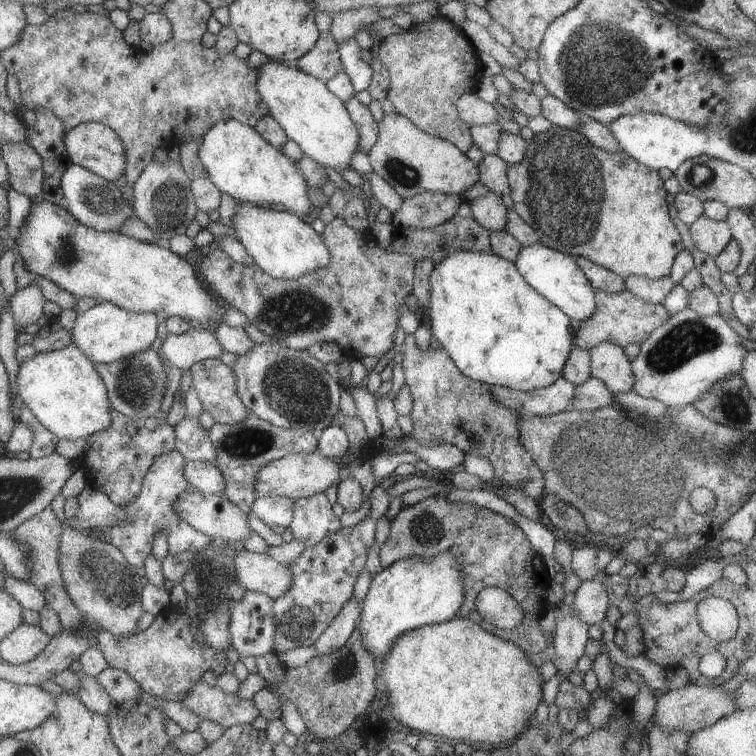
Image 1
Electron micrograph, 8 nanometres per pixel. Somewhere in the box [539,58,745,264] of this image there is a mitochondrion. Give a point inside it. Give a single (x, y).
(701, 176)

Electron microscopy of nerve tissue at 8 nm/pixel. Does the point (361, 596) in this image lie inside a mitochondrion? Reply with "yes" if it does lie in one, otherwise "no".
no

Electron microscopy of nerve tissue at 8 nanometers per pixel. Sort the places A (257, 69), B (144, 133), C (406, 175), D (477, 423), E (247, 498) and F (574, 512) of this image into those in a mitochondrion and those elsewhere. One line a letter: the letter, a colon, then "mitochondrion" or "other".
A: other
B: other
C: mitochondrion
D: mitochondrion
E: other
F: mitochondrion

